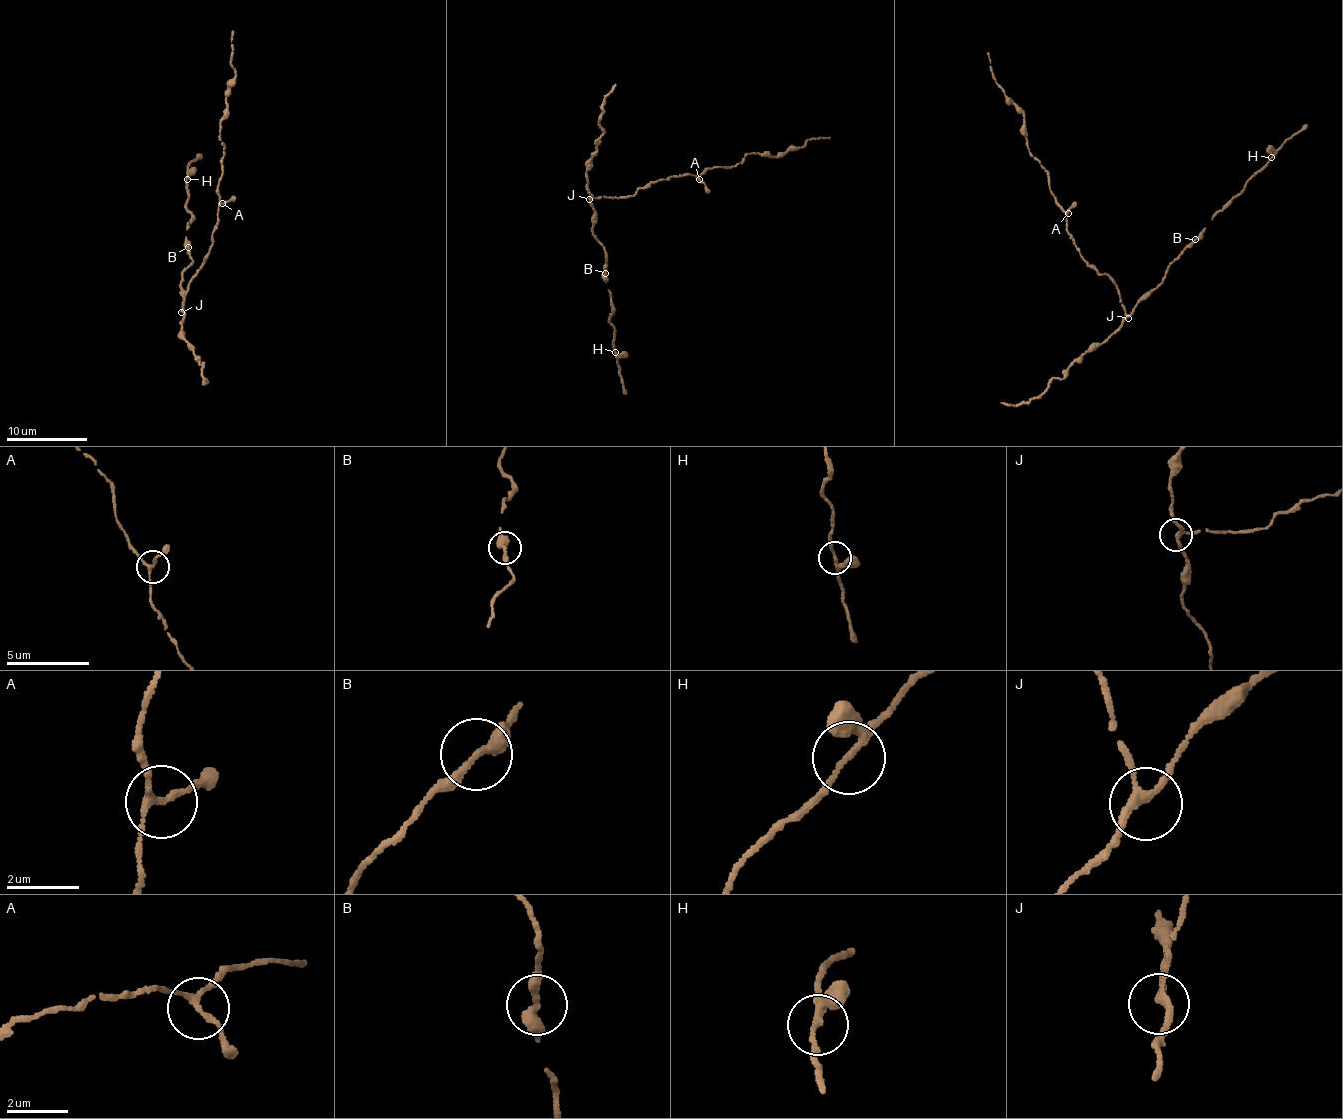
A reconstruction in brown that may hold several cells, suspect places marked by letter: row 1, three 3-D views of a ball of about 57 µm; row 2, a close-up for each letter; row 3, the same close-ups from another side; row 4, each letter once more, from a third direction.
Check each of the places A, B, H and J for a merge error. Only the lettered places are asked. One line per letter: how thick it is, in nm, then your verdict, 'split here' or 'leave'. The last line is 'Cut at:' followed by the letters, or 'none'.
A: 160 nm | leave
B: 320 nm | leave
H: 160 nm | leave
J: 190 nm | leave
Cut at: none

